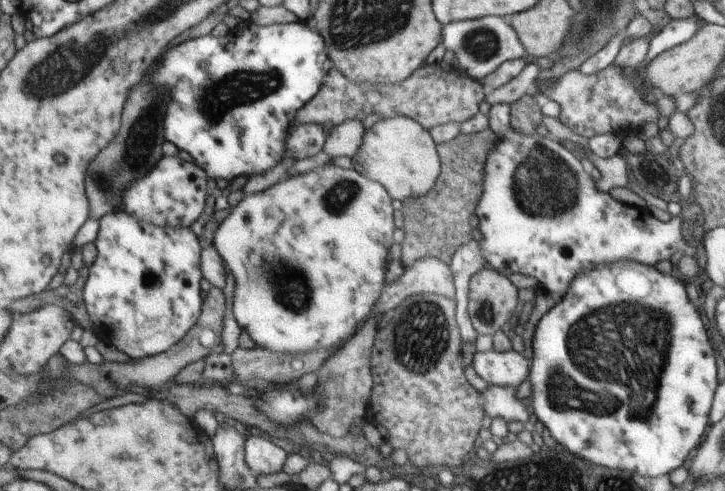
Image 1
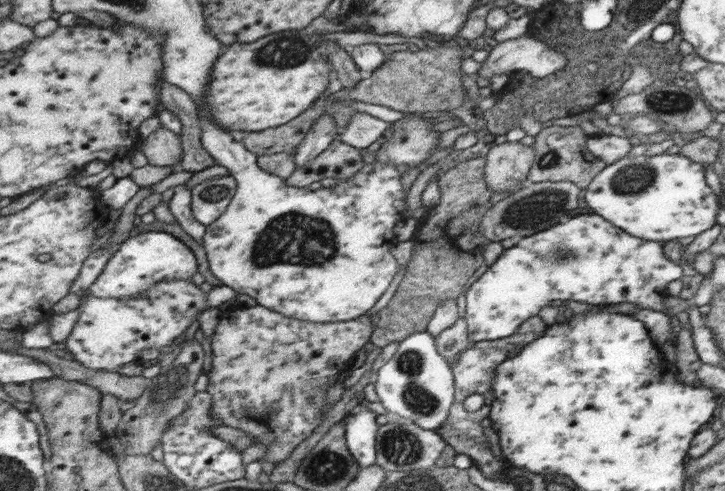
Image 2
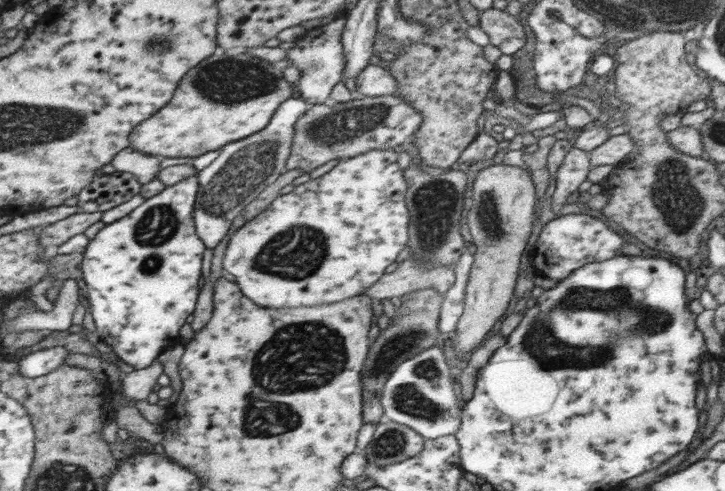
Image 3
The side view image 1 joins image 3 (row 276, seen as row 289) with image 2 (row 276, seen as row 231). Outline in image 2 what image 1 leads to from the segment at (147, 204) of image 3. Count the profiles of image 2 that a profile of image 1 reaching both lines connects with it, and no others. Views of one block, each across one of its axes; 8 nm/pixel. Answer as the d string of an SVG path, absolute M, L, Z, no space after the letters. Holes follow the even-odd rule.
M146 230L120 244L117 252L107 261L102 274L89 286L87 294L126 299L140 297L158 281L190 279L196 272L197 260L193 252L174 234L170 234L170 230Z

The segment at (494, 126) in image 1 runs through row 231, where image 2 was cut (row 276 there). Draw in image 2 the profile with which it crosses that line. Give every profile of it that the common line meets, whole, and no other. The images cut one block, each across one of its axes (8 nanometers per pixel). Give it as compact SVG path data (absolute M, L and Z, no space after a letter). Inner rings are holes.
M596 214L575 215L550 229L542 230L542 233L517 239L516 245L504 249L498 260L466 291L464 318L469 341L474 344L513 336L522 322L538 317L538 312L550 306L554 300L576 300L600 306L628 302L640 308L666 312L666 285L680 279L683 272L680 262L665 258L661 243L626 234Z

